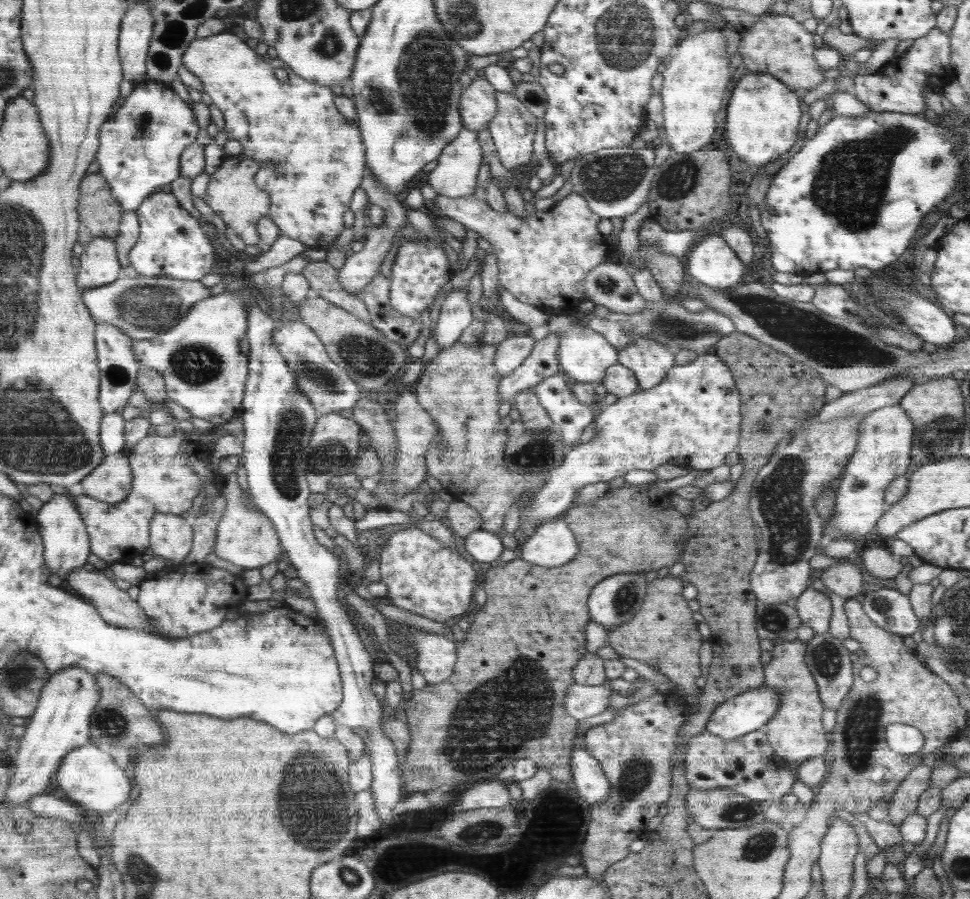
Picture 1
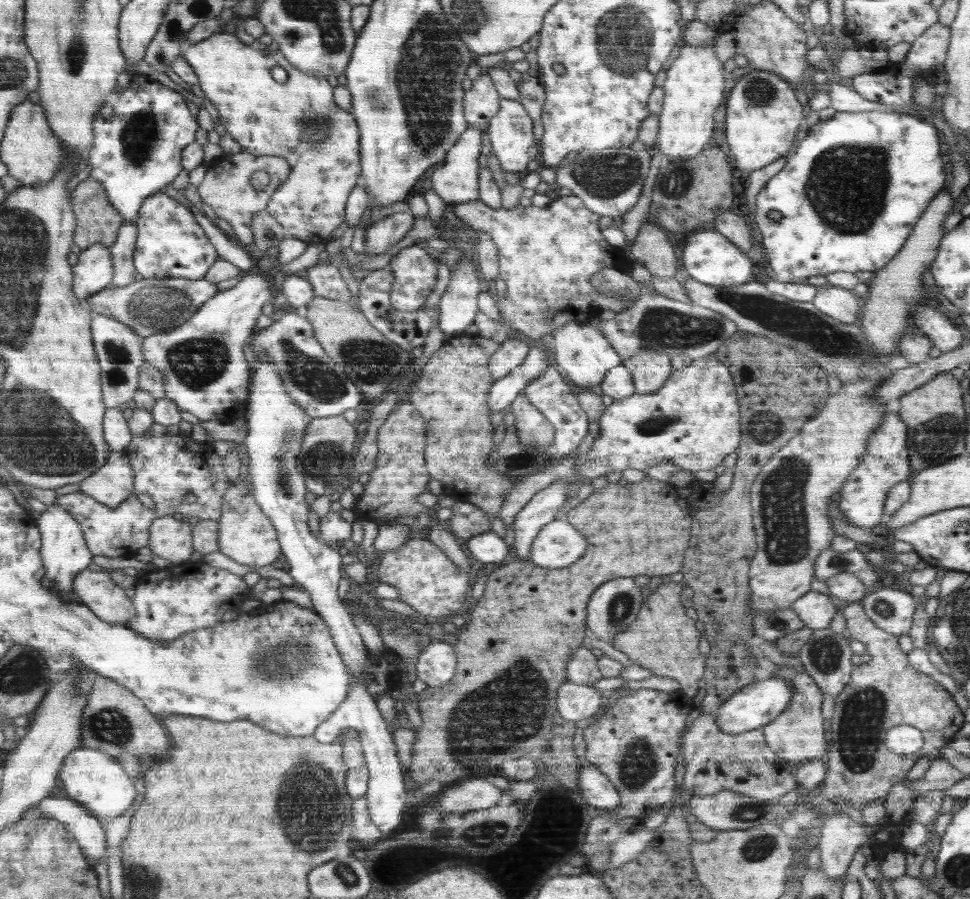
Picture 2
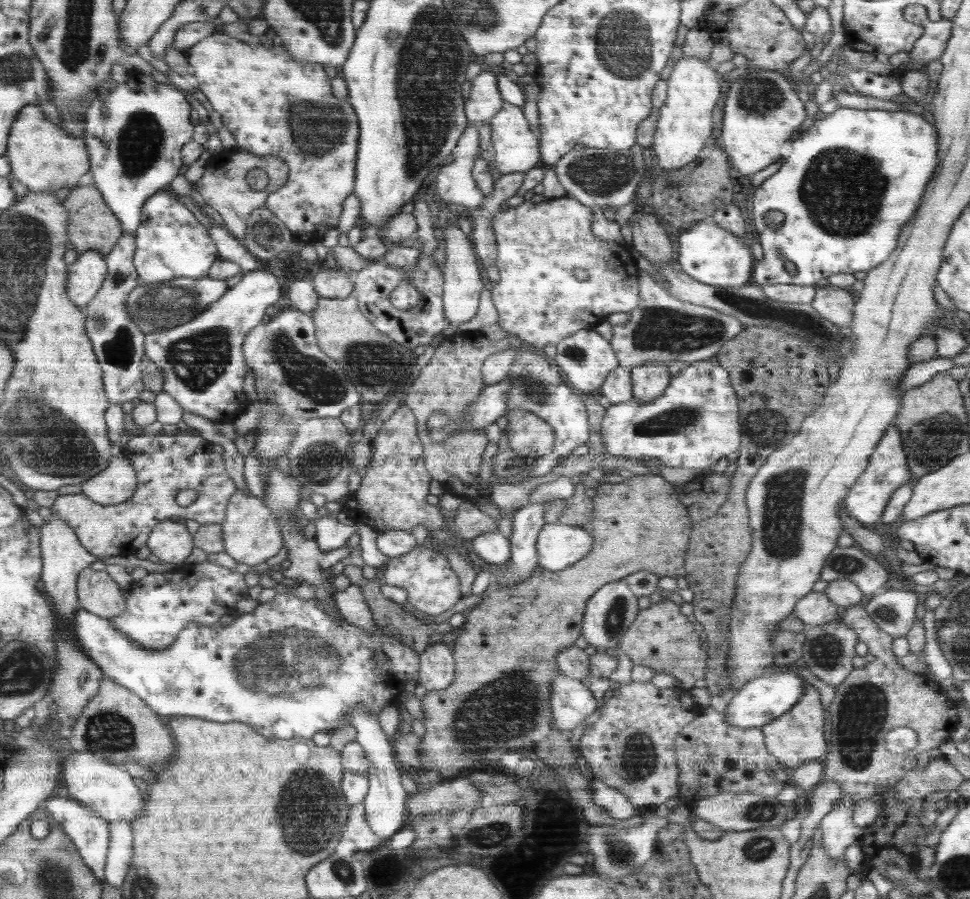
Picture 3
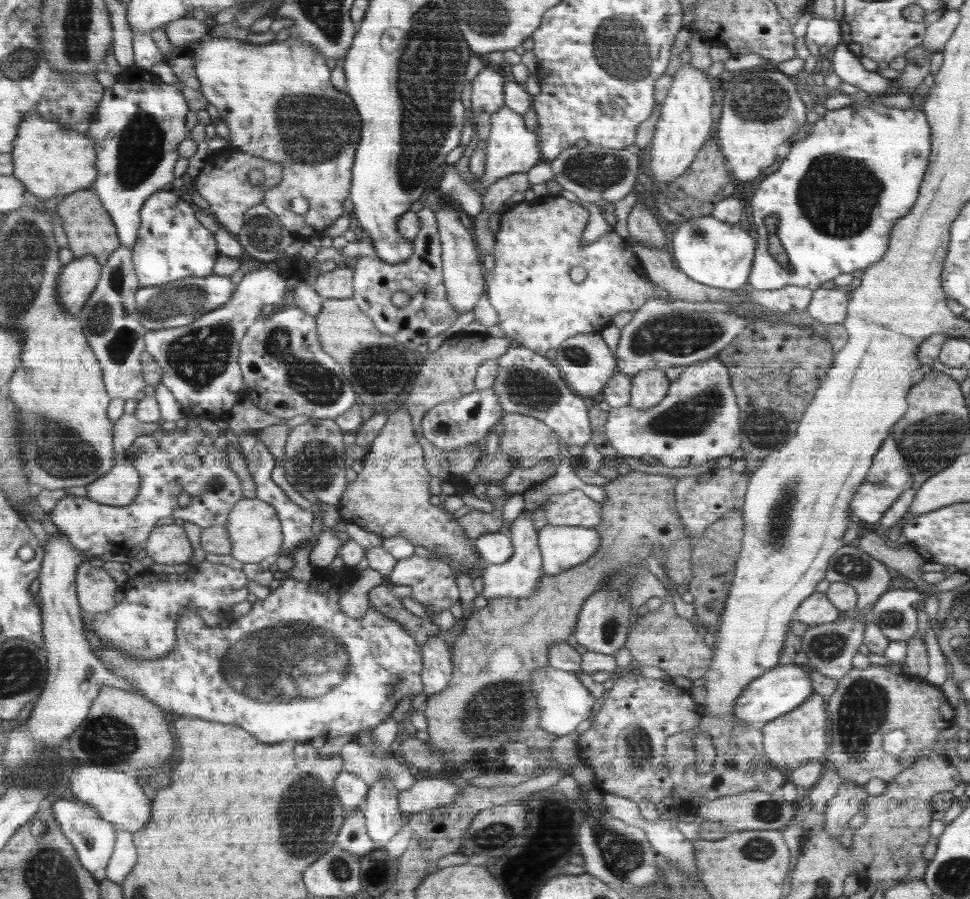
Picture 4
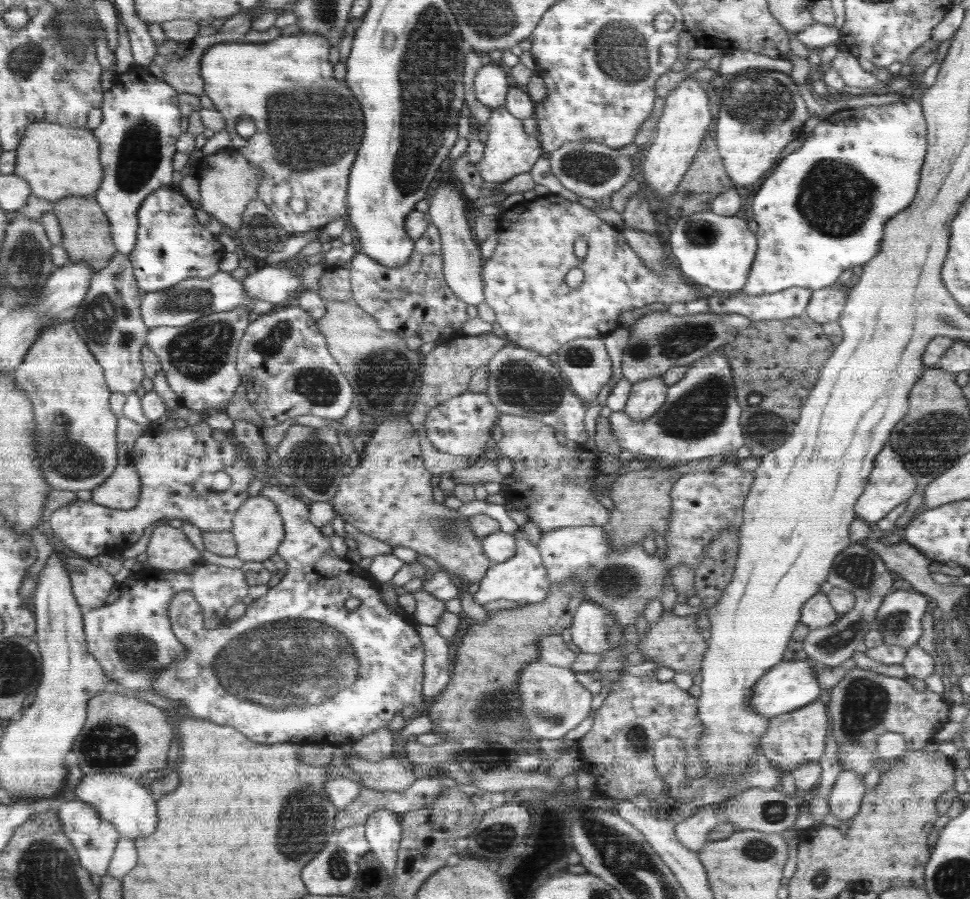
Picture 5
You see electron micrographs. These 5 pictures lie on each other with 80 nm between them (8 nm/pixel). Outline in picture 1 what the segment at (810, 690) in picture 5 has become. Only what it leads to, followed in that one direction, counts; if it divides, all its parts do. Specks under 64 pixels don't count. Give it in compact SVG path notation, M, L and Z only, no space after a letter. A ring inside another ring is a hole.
M771 686L749 689L717 706L705 730L722 738L738 738L764 728L779 704L779 694Z

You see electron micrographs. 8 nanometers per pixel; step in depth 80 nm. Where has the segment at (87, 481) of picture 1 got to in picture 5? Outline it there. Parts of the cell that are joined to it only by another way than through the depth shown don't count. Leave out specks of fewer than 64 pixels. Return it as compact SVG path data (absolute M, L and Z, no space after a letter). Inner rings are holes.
M129 461L122 466L118 466L117 472L108 477L98 488L91 490L91 501L96 504L116 510L133 509L140 501L141 477L137 473L137 468Z

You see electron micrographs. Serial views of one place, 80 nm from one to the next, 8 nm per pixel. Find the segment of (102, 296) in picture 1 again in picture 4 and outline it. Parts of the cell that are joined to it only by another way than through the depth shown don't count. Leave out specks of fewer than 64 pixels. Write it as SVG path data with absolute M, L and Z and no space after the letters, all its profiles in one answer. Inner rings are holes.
M217 274L205 277L186 277L166 285L140 287L136 292L138 314L141 314L141 326L147 331L187 326L199 320L203 314L218 309L233 296L237 285L228 276Z

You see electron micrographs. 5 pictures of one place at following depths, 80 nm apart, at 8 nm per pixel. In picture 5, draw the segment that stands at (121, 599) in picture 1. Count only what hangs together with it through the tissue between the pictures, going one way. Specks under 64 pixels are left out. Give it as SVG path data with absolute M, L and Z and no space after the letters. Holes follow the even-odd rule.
M66 554L63 565L69 570L73 593L83 611L104 607L104 602L114 586L114 578L105 567L92 564L88 558Z

